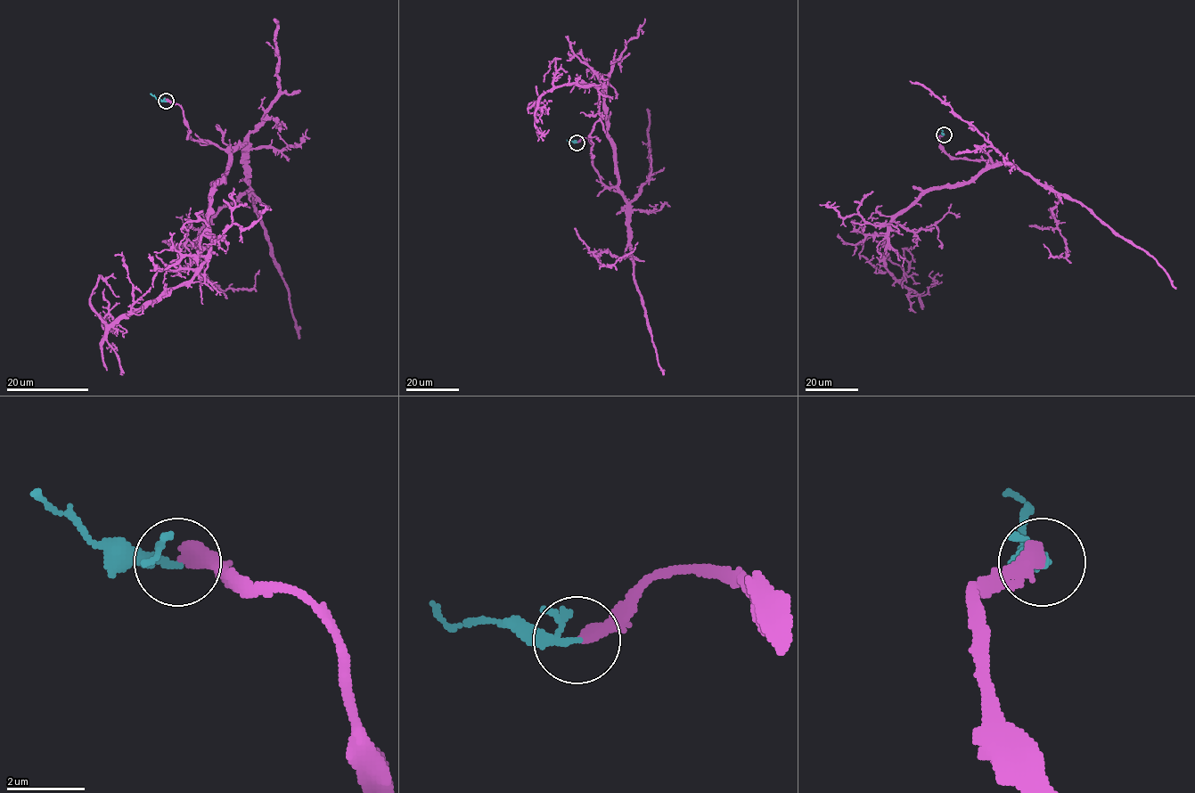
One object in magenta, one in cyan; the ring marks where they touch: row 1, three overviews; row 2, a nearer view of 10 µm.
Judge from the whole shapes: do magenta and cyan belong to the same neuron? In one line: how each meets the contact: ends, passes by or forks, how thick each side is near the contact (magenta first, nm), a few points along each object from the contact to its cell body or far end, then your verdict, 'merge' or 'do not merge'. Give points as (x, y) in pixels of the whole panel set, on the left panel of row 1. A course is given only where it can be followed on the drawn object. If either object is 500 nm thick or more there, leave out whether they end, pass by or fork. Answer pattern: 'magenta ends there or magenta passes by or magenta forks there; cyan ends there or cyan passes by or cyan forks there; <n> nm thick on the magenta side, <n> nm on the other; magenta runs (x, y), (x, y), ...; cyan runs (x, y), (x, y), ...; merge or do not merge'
magenta ends there; cyan forks there; 340 nm thick on the magenta side, 150 nm on the other; magenta runs (166, 101), (192, 140), (228, 153), (209, 257), (119, 316), (101, 347), (105, 316); cyan runs (166, 101), (159, 101), (151, 94); merge

